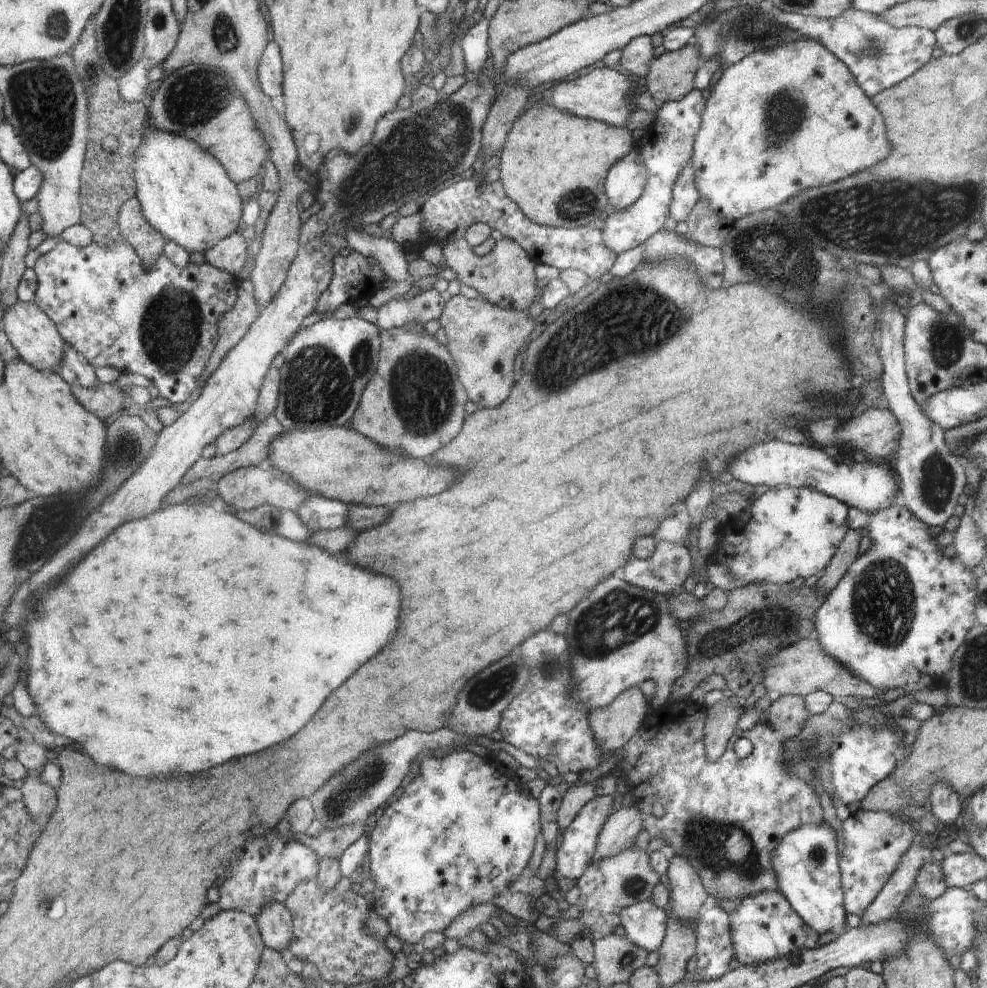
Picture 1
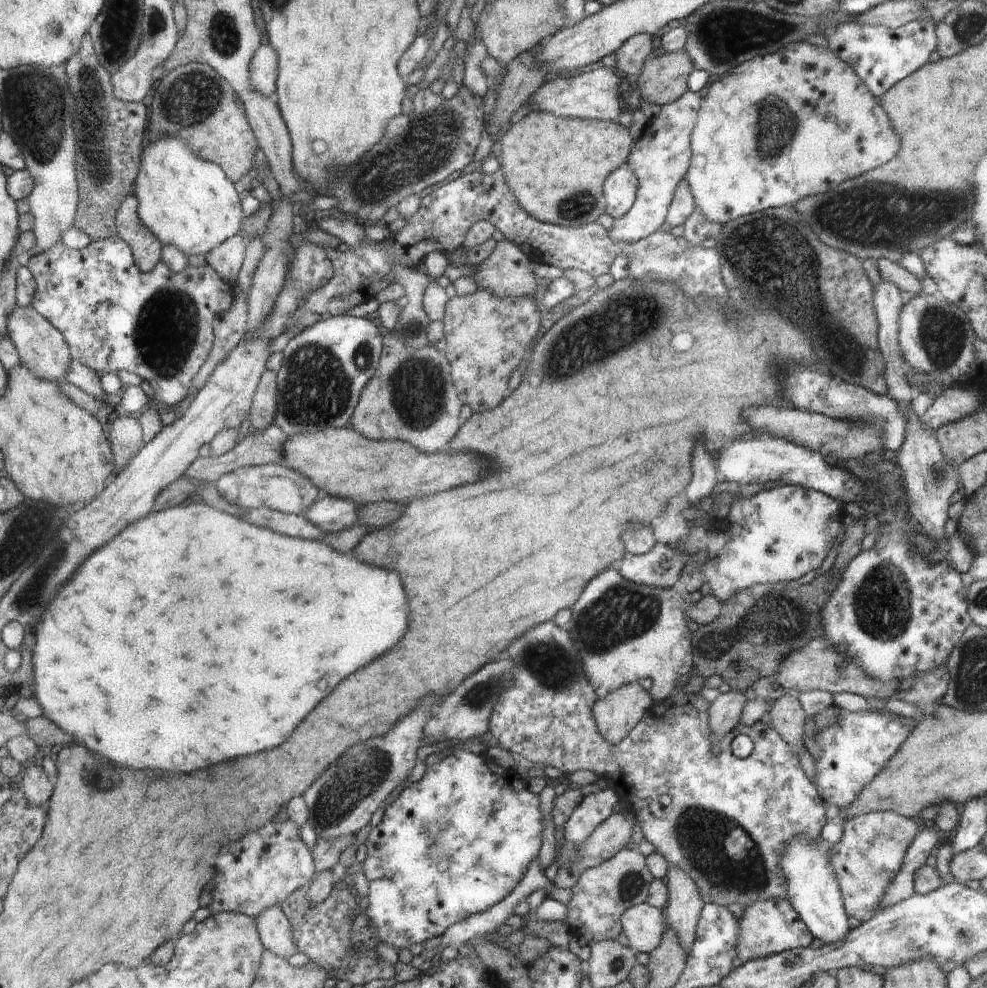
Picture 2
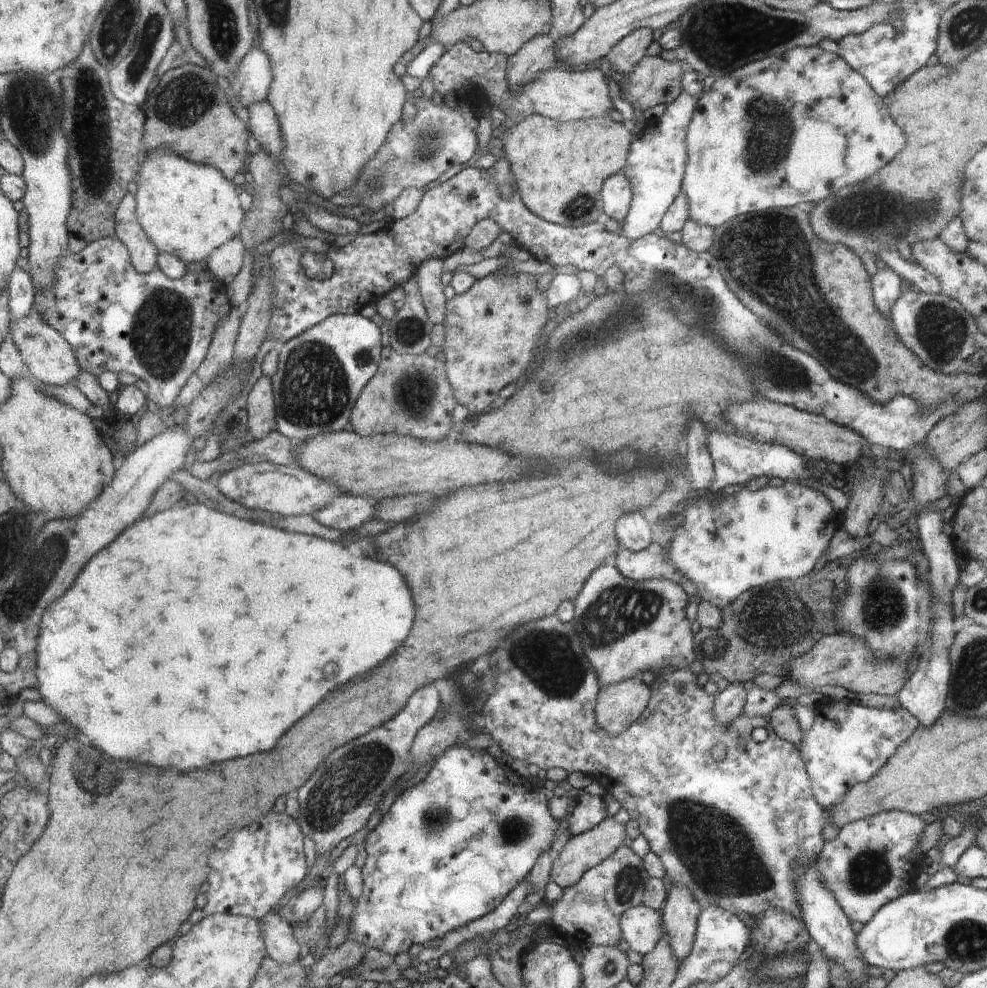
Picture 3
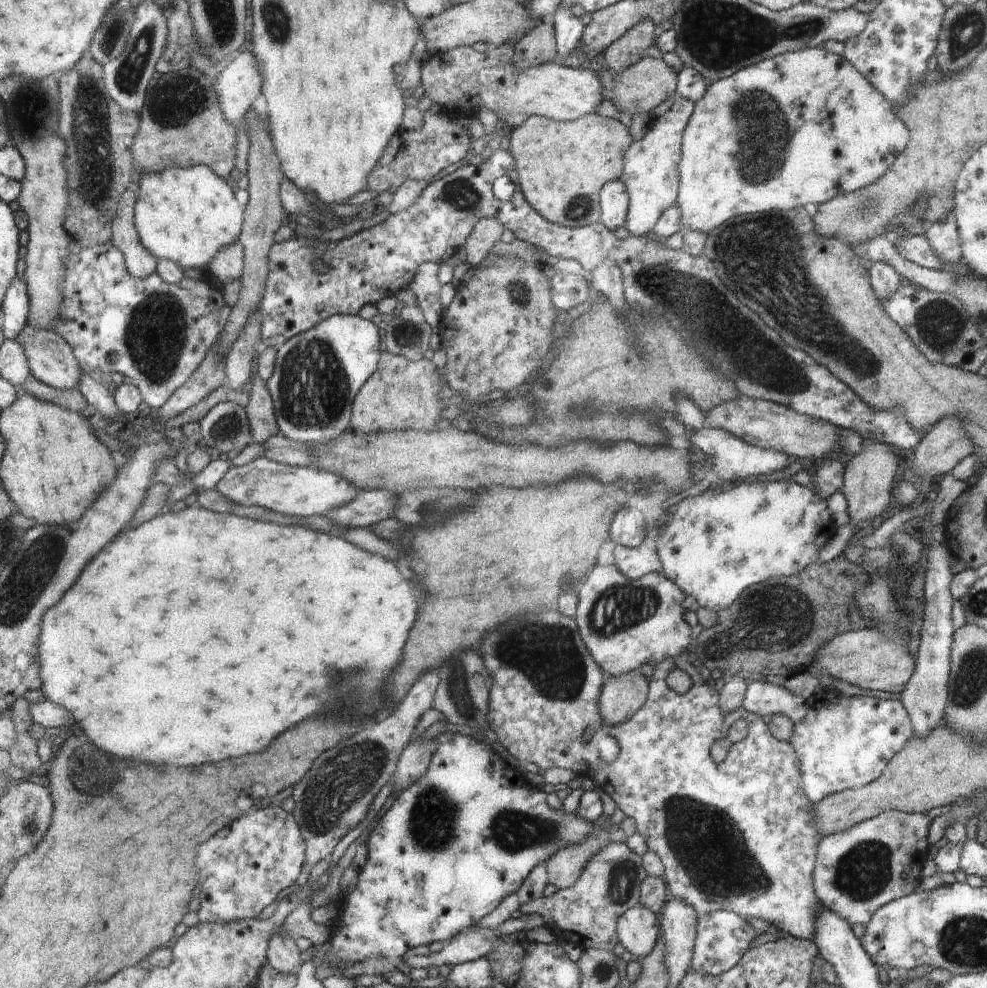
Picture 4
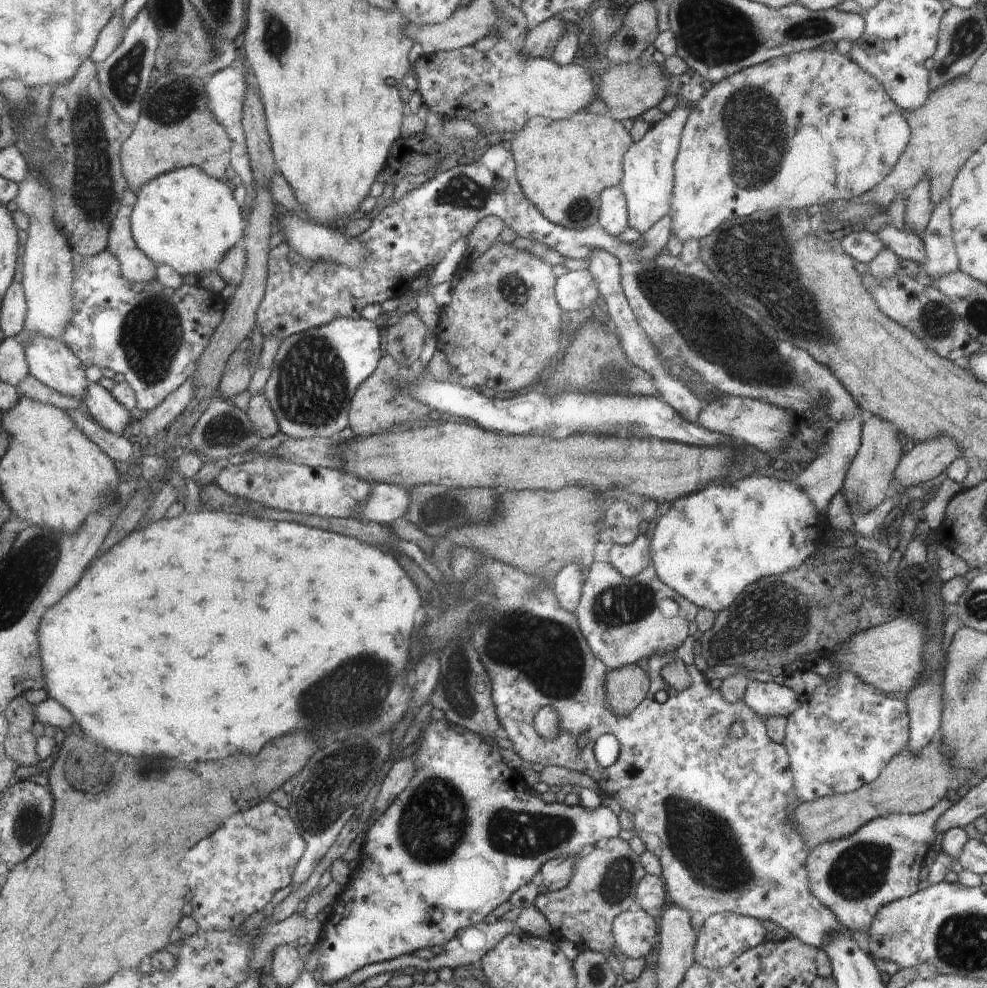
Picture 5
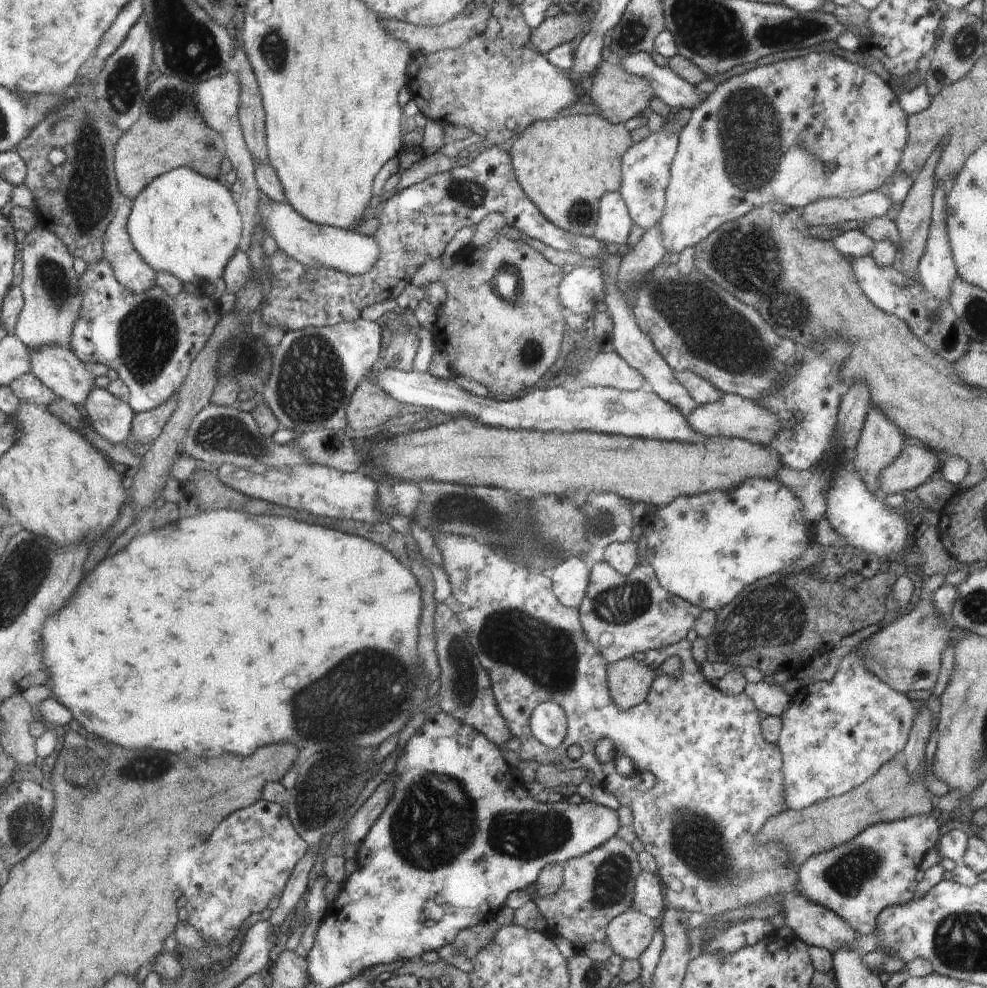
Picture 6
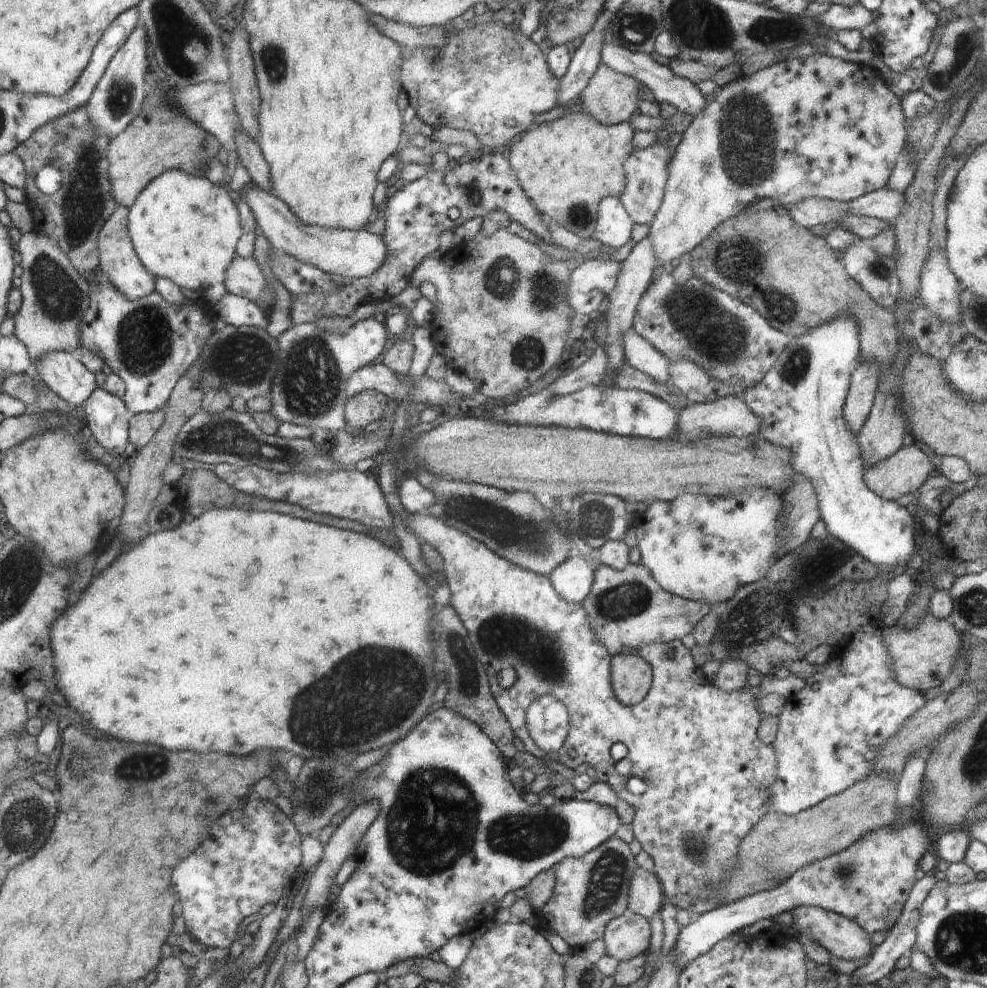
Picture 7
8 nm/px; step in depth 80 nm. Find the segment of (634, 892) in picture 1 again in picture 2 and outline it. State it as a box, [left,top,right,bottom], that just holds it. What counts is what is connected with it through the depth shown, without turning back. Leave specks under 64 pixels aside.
[565,846,655,946]

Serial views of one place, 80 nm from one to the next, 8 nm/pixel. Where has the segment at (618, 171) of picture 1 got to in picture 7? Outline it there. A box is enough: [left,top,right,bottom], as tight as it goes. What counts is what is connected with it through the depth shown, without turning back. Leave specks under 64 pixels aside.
[592,197,632,250]

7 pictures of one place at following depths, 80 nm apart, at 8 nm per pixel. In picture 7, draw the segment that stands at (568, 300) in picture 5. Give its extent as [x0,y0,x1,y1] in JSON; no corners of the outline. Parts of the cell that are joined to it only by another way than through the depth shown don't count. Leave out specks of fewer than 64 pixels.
[570,259,619,316]

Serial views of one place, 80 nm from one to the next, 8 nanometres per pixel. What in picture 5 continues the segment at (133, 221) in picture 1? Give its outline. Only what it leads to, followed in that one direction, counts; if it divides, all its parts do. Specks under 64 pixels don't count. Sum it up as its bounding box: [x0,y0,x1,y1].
[109,190,159,284]

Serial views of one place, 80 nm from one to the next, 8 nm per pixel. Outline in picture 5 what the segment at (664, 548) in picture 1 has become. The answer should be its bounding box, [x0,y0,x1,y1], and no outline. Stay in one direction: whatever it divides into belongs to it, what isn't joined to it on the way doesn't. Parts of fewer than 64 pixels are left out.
[609,534,653,577]

